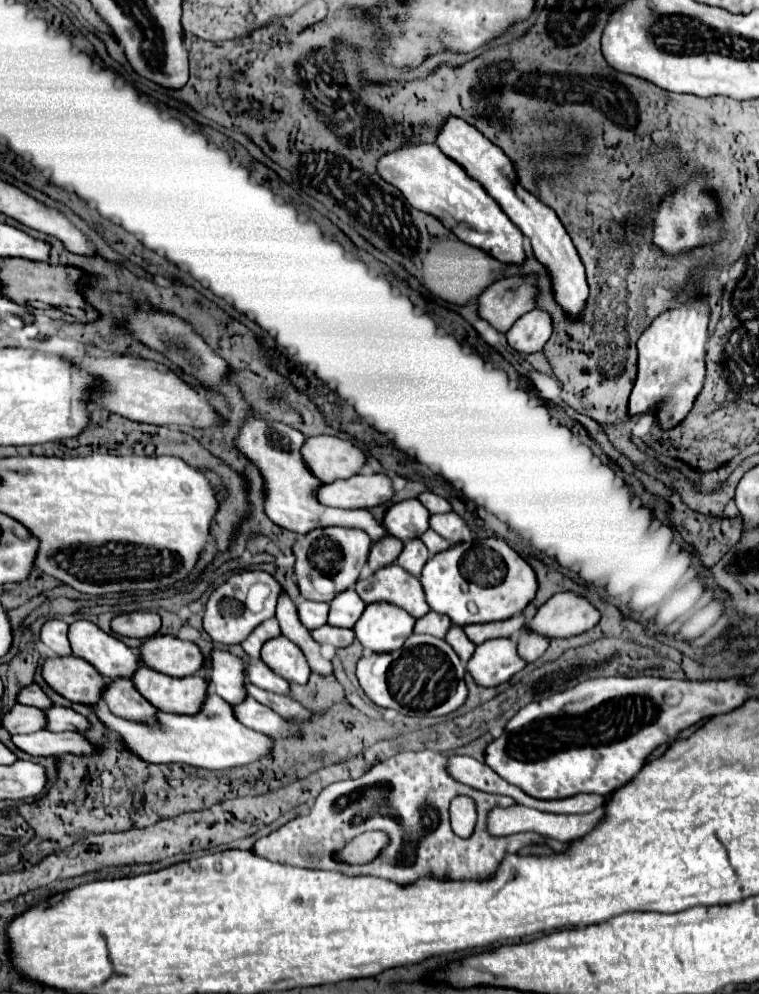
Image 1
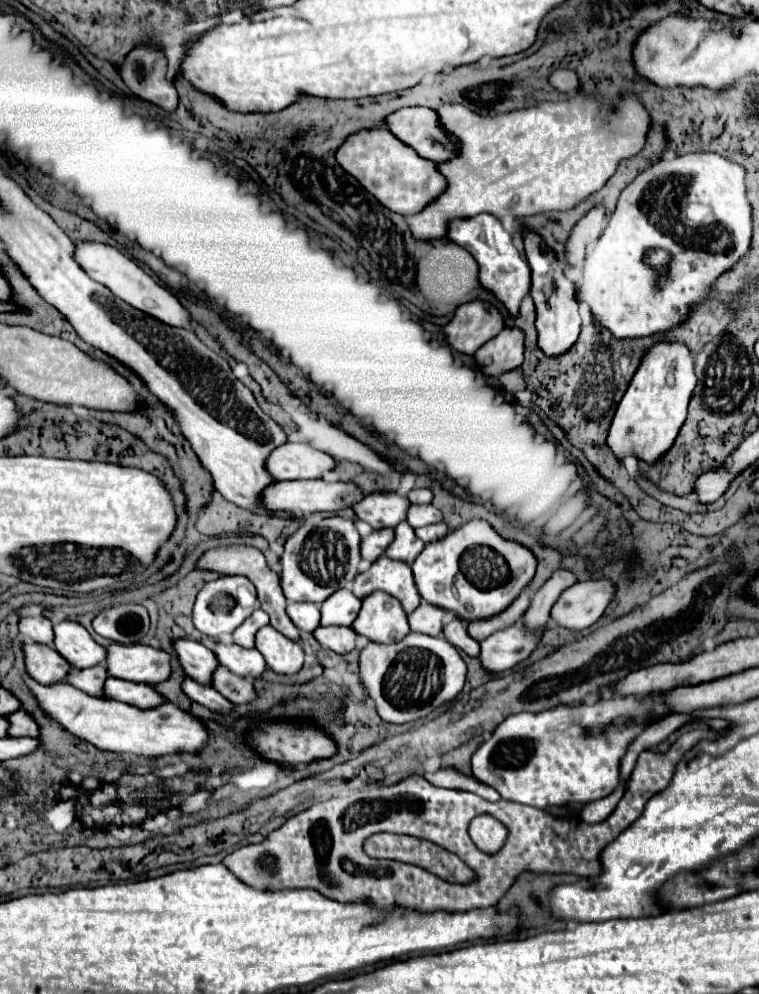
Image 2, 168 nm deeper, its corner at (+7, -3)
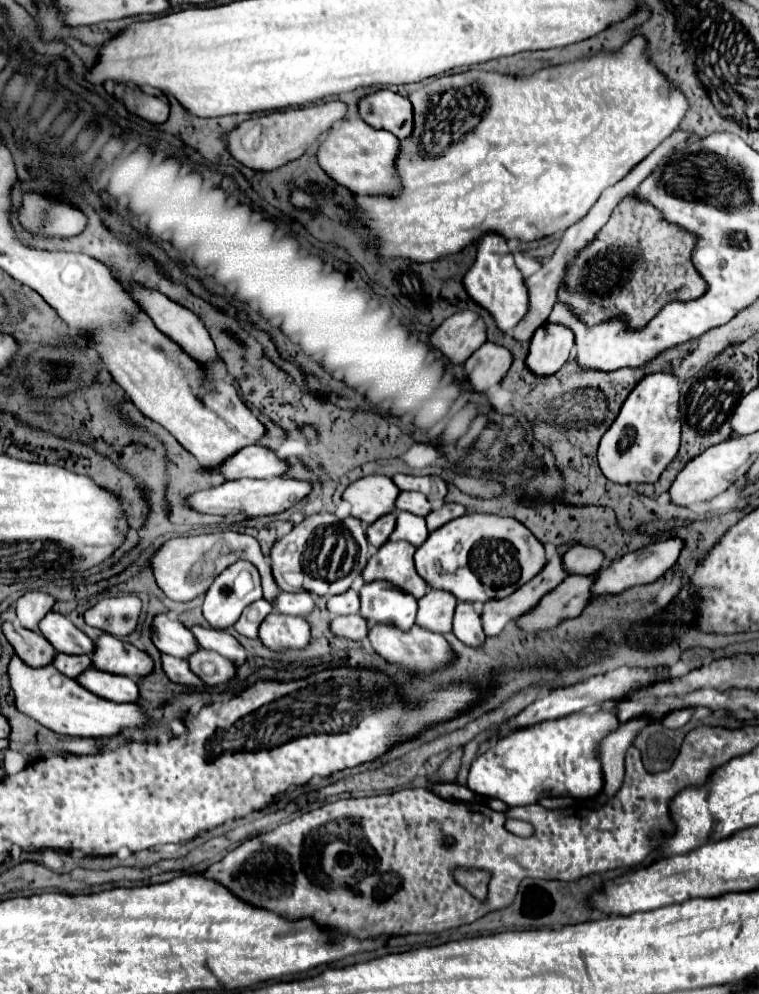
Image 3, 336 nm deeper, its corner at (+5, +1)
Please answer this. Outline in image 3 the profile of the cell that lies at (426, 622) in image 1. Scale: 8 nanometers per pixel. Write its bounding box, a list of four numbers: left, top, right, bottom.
[415,589,457,635]

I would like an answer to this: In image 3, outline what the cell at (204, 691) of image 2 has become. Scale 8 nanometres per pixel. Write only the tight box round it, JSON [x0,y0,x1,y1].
[161,655,203,689]

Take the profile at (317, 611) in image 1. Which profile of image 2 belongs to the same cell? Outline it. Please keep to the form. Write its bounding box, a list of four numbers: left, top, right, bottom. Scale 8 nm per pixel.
[287,603,319,633]

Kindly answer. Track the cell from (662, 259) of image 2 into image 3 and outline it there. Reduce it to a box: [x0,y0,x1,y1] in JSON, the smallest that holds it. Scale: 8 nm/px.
[559,197,705,329]

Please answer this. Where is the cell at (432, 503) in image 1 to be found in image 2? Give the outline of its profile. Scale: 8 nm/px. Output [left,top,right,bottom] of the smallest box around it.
[407,489,433,503]

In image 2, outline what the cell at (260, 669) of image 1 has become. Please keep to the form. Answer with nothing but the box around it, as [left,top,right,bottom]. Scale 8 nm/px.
[213,643,265,679]

